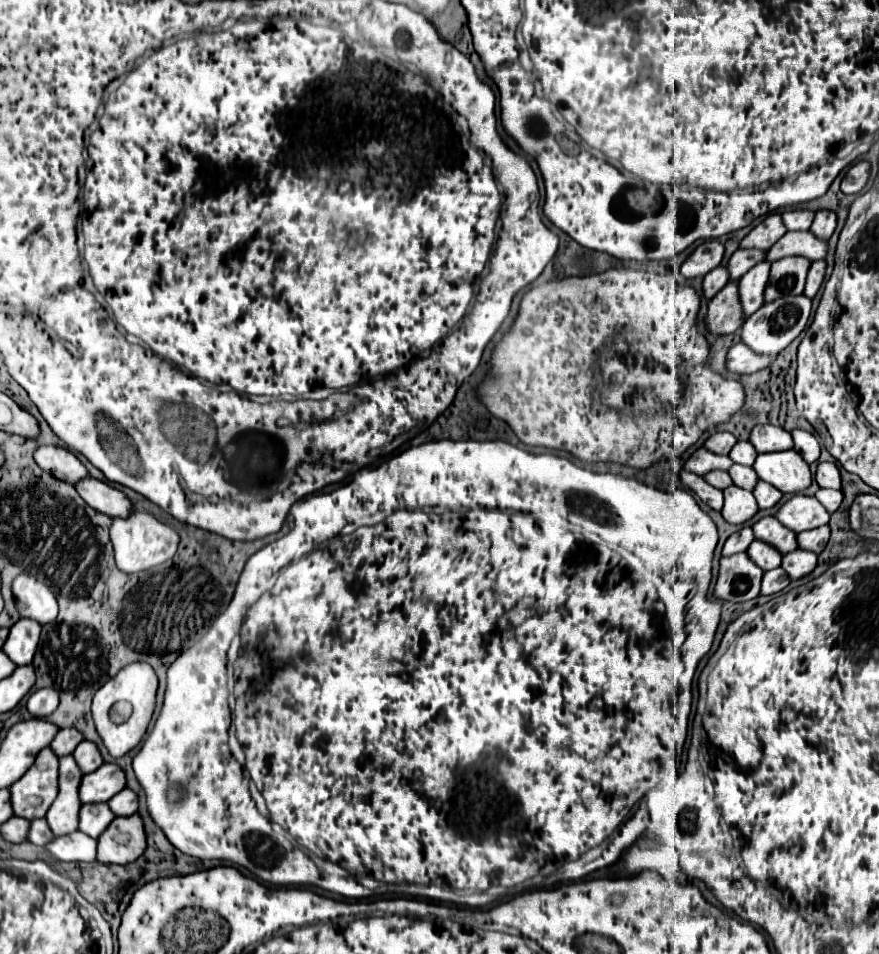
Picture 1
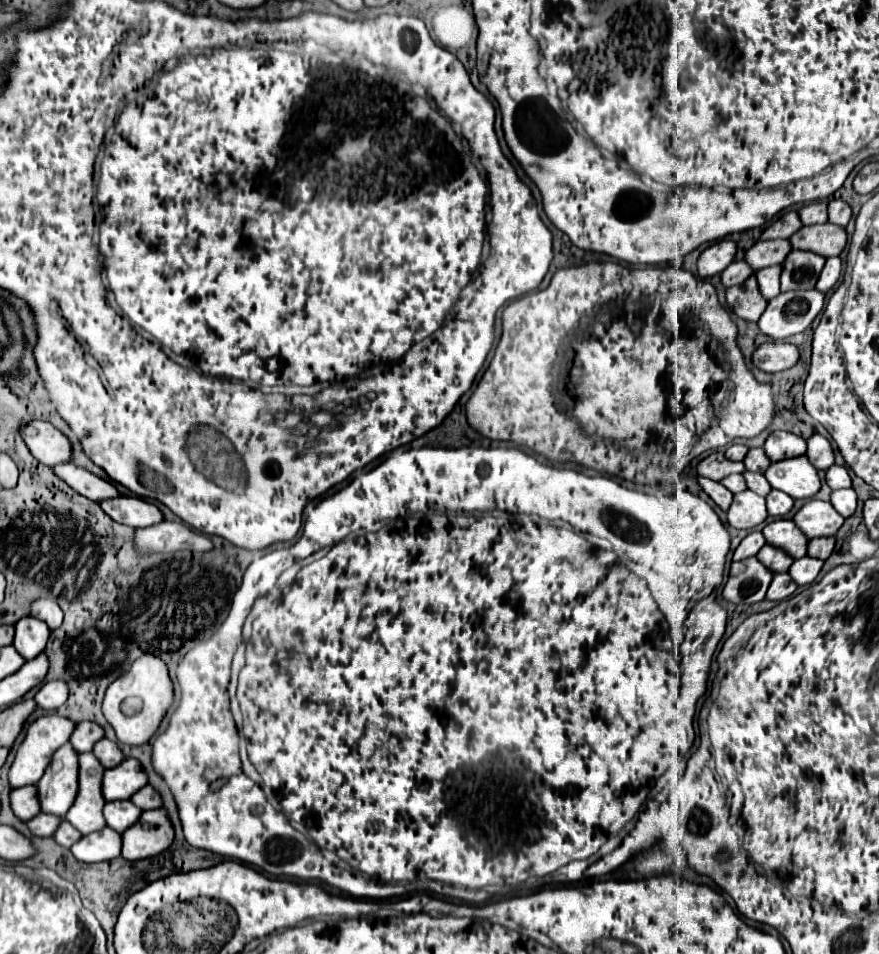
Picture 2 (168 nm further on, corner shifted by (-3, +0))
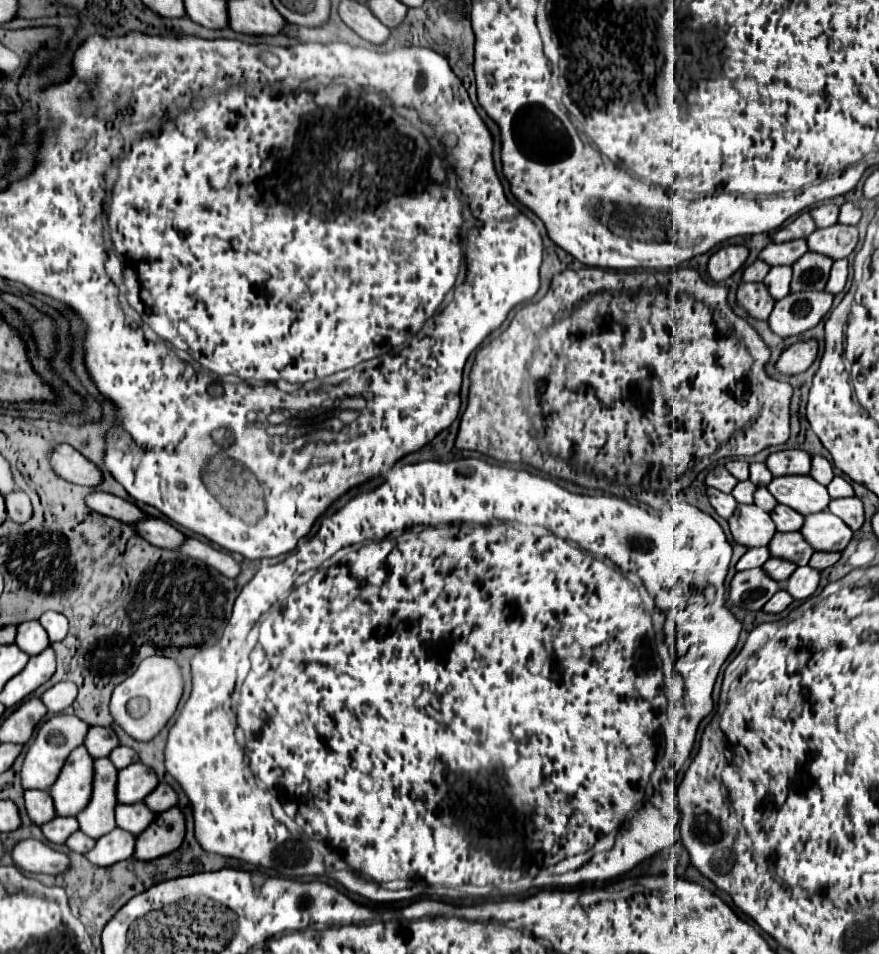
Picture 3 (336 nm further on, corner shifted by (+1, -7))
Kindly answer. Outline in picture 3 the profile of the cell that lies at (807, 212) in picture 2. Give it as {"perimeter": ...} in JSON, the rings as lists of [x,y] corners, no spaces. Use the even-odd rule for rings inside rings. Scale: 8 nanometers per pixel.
{"perimeter":[[[833,203],[819,205],[819,207],[811,209],[811,215],[815,217],[815,223],[817,223],[819,227],[835,225],[835,223],[837,223],[837,217],[839,217],[839,205],[833,205]]]}

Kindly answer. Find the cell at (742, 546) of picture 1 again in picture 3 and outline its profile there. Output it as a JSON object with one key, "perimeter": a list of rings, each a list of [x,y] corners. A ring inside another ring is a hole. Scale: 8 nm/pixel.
{"perimeter":[[[759,547],[759,549],[749,549],[737,563],[737,571],[747,571],[753,567],[763,567],[763,563],[769,559],[769,549],[767,547]]]}

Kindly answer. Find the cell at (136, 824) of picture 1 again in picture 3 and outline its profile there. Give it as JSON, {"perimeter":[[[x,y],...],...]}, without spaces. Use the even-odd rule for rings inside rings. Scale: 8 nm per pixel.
{"perimeter":[[[171,807],[157,815],[157,819],[137,837],[135,855],[141,861],[163,857],[181,847],[185,837],[185,815],[179,807]]]}

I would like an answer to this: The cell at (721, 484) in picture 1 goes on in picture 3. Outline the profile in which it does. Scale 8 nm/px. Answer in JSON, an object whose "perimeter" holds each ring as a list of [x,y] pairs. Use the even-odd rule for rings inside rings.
{"perimeter":[[[741,481],[737,483],[737,487],[733,489],[733,497],[737,499],[737,503],[753,503],[753,493],[755,493],[757,485],[753,485],[751,481]]]}

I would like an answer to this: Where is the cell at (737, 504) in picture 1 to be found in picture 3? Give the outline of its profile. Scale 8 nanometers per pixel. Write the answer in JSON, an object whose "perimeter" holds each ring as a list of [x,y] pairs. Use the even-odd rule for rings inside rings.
{"perimeter":[[[737,505],[737,511],[729,519],[733,539],[745,547],[767,547],[777,533],[769,513],[757,505]]]}

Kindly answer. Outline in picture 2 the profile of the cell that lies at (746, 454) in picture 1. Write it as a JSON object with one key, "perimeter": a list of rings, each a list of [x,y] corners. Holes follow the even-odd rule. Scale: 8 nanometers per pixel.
{"perimeter":[[[751,448],[749,452],[747,452],[747,456],[745,456],[745,468],[747,470],[757,470],[757,472],[763,472],[767,466],[769,466],[769,458],[765,456],[765,452],[763,452],[763,448]]]}

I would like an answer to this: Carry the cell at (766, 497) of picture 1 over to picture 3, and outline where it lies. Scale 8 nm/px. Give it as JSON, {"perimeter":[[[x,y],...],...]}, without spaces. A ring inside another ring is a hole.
{"perimeter":[[[777,505],[771,513],[775,525],[777,525],[777,531],[781,533],[791,533],[791,531],[799,531],[803,527],[803,521],[805,517],[799,515],[797,511],[791,511],[791,507],[787,505]]]}

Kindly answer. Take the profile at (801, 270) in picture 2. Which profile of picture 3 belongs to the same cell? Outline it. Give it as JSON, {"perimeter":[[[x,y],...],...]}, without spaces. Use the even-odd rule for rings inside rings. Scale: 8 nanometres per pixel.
{"perimeter":[[[805,253],[795,265],[793,265],[793,281],[791,291],[805,291],[805,289],[819,289],[823,291],[829,279],[833,259],[825,257],[821,253]]]}

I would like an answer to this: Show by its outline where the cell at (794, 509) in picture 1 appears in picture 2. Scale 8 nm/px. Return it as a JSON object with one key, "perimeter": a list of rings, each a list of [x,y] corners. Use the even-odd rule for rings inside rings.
{"perimeter":[[[807,500],[793,516],[793,522],[807,538],[835,536],[843,520],[845,518],[829,502],[821,500]]]}

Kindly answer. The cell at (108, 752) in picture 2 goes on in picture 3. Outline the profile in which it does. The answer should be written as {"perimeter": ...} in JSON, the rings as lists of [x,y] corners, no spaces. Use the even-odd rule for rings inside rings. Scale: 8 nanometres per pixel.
{"perimeter":[[[119,745],[119,747],[109,755],[109,759],[115,763],[117,769],[125,769],[127,765],[137,763],[137,761],[139,761],[139,755],[137,755],[137,751],[133,751],[131,747]]]}

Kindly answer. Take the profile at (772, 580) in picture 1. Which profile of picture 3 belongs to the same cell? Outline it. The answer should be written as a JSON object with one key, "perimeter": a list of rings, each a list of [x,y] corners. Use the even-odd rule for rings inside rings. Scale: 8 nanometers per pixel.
{"perimeter":[[[781,589],[779,593],[775,593],[775,595],[765,603],[763,611],[767,611],[767,613],[781,613],[781,611],[787,609],[787,605],[789,605],[791,601],[793,601],[793,597],[791,597],[785,589]]]}

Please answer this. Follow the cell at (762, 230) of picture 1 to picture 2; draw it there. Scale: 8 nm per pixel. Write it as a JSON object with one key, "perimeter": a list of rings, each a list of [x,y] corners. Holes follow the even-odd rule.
{"perimeter":[[[789,210],[783,216],[779,216],[771,226],[767,226],[759,240],[785,240],[791,234],[795,234],[799,228],[801,228],[801,222],[797,212]]]}

